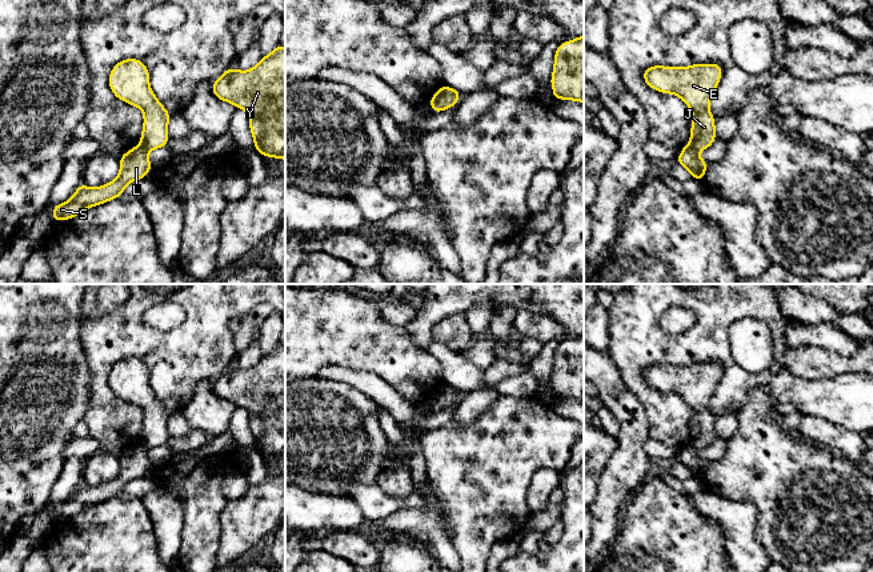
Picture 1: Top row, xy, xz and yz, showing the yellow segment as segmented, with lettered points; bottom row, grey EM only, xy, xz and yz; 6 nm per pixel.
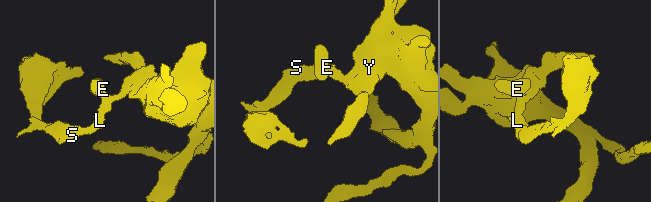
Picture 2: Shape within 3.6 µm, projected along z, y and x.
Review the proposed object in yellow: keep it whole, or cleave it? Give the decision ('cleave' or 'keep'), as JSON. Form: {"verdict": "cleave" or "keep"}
{"verdict": "cleave"}

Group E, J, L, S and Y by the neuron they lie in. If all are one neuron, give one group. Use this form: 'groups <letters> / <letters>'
groups E J Y / L S

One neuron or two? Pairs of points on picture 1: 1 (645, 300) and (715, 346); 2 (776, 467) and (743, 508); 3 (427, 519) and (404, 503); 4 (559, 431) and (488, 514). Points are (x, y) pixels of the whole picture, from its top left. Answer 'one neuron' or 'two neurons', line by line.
1: one neuron
2: two neurons
3: two neurons
4: one neuron

